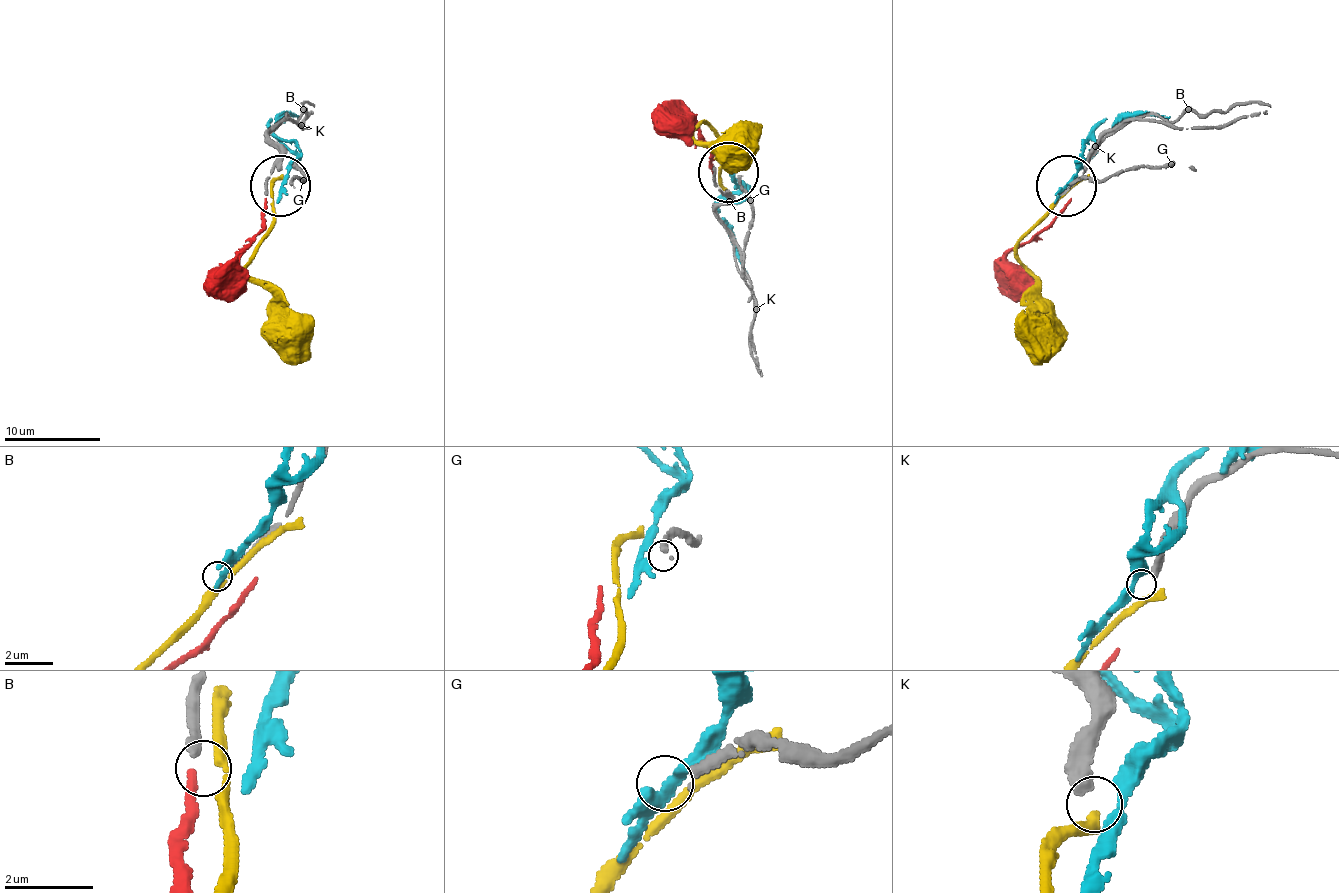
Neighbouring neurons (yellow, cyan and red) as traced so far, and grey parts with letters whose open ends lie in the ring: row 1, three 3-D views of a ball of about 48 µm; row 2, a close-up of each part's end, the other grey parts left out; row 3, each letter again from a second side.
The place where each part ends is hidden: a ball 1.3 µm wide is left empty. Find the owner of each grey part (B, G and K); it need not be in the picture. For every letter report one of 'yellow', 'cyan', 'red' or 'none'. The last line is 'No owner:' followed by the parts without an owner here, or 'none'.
B: none
G: none
K: none
No owner: B, G, K

